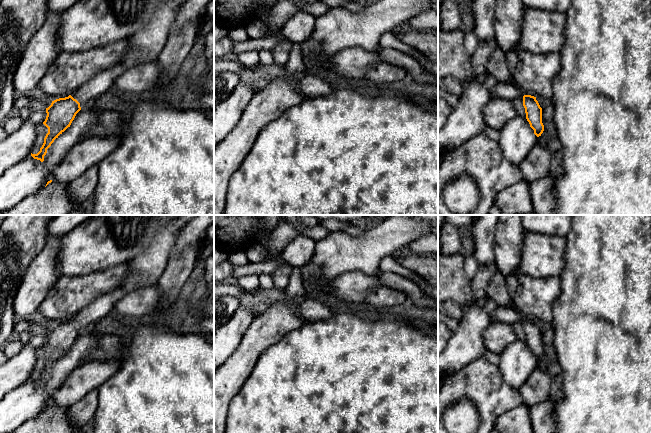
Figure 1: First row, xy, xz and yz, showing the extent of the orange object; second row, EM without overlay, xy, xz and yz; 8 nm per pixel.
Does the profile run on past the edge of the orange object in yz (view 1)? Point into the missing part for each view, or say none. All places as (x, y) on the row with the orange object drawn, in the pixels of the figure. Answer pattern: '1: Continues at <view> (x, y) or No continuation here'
1: No continuation here

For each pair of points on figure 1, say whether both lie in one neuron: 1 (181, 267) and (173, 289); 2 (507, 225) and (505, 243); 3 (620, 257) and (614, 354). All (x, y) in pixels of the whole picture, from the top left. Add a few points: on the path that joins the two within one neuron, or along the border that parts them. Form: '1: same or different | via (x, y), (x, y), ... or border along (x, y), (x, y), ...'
1: same | via (177, 272), (173, 279), (173, 284)
2: same | via (507, 229), (507, 239)
3: same | via (620, 281), (620, 319), (617, 323), (617, 330)

